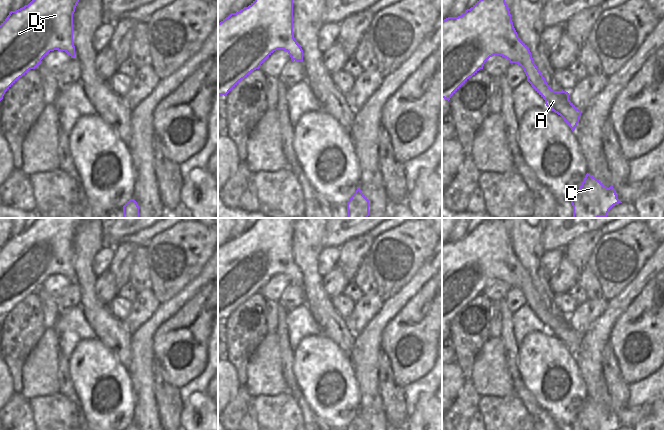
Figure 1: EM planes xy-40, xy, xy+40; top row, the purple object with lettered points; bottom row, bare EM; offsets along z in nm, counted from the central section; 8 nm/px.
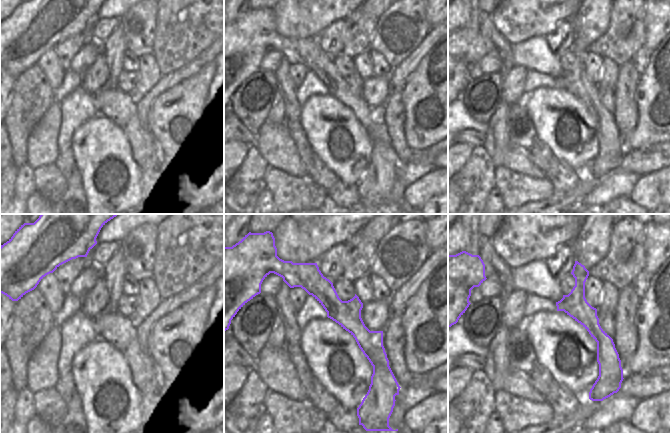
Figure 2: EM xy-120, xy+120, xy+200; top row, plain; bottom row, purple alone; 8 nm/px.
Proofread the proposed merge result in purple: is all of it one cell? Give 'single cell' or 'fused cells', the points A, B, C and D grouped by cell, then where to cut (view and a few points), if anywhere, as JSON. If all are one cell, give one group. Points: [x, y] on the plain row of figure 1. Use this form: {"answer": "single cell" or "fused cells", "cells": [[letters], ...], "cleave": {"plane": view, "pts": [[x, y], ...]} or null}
{"answer": "fused cells", "cells": [["A", "C"], ["B", "D"]], "cleave": {"plane": "xy+40", "pts": [[518, 261], [515, 266], [508, 269], [512, 272], [517, 286]]}}

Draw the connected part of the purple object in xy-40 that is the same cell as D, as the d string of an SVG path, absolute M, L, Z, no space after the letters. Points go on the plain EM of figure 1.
M36 218L24 231L11 235L0 249L0 325L5 316L50 276L73 263L73 238L82 218Z

